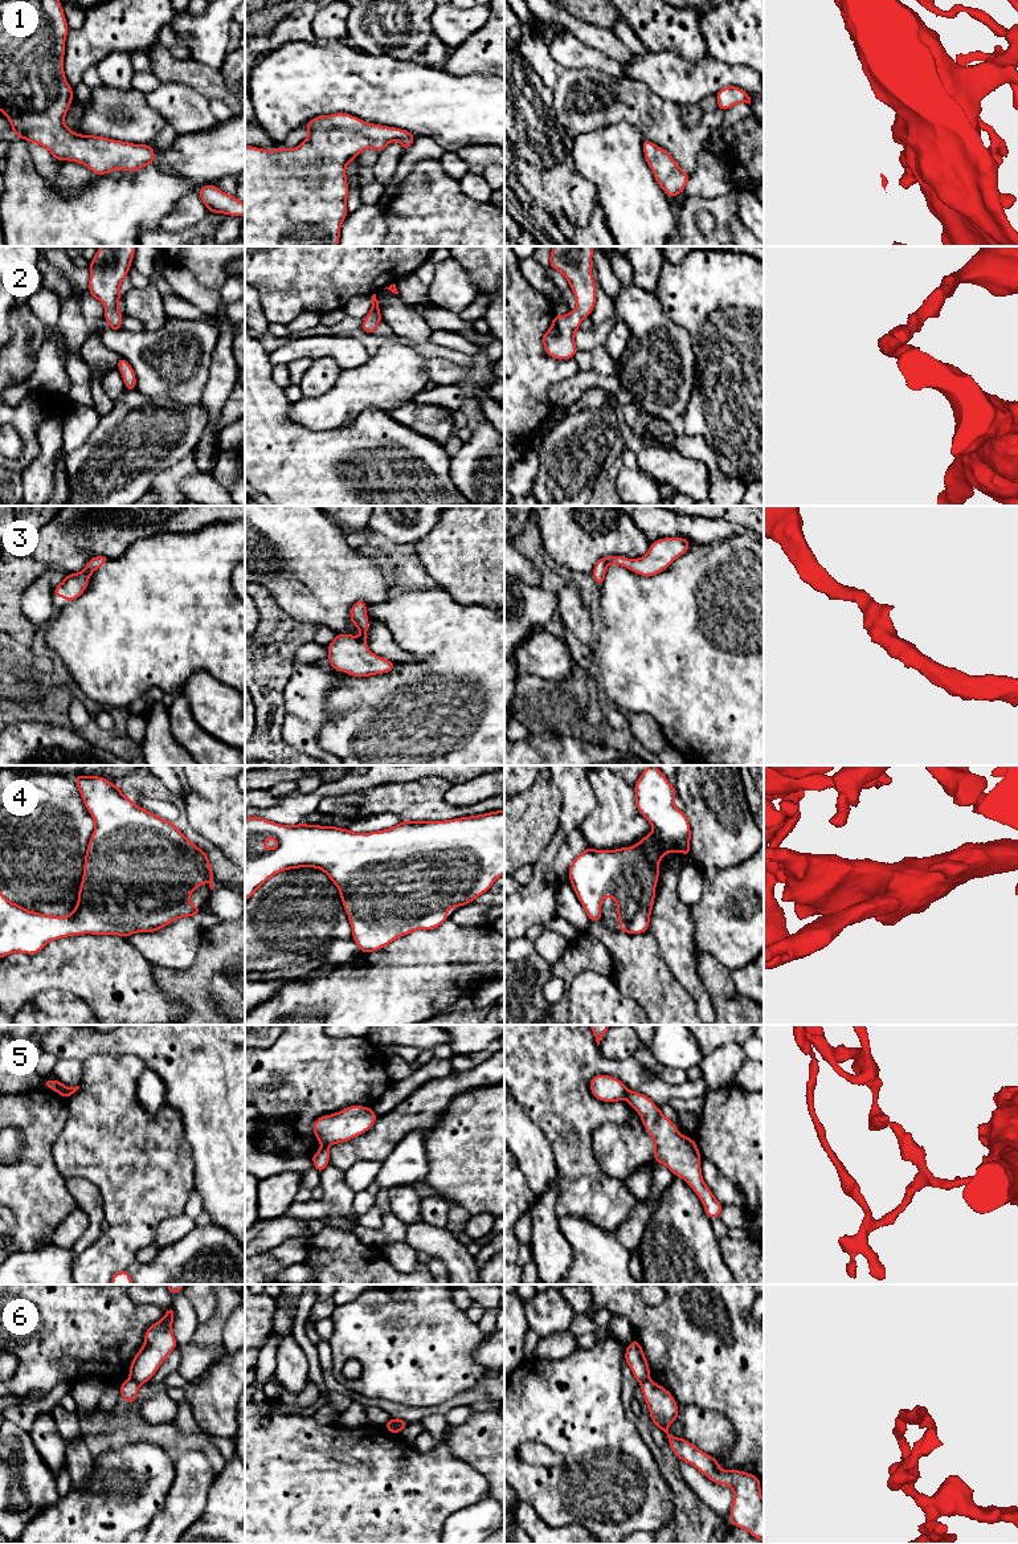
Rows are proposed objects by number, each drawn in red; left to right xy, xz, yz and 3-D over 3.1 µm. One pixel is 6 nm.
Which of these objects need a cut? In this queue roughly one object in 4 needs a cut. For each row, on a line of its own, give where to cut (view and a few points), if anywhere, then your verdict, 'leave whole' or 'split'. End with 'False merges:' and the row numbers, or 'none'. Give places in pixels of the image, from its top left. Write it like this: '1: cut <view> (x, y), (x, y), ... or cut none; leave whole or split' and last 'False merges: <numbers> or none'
1: cut none; leave whole
2: cut none; leave whole
3: cut none; leave whole
4: cut none; leave whole
5: cut yz (629, 1091), (624, 1098); split
6: cut xz (391, 1420), (399, 1430); split
False merges: 5, 6

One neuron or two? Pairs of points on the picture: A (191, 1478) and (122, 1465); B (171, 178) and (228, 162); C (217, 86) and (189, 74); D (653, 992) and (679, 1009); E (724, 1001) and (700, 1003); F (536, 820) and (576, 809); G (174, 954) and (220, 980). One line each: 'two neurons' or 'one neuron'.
A: two neurons
B: one neuron
C: one neuron
D: one neuron
E: two neurons
F: two neurons
G: two neurons

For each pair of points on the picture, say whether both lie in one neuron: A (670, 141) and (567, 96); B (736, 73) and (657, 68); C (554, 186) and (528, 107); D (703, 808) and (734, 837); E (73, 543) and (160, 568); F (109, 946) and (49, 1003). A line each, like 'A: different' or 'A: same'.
A: same
B: same
C: same
D: same
E: different
F: different

